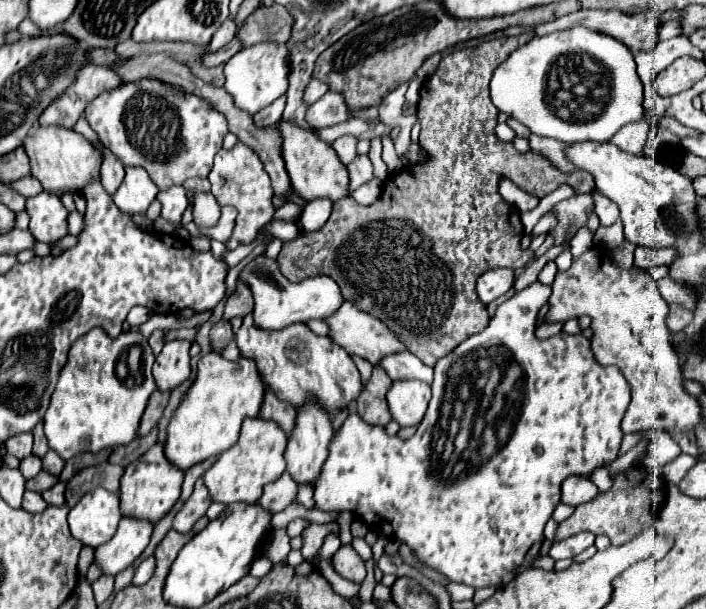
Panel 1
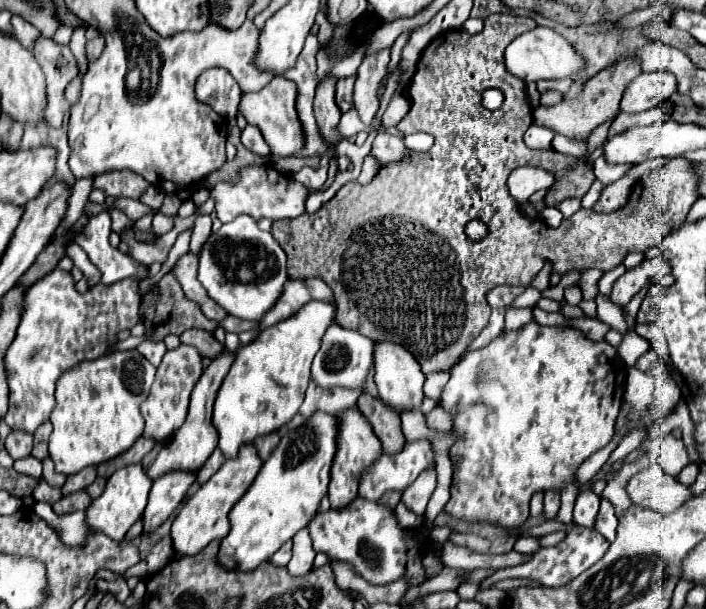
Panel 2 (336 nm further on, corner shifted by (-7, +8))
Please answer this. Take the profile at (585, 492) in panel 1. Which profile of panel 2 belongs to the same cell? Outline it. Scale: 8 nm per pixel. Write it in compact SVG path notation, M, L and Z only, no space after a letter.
M585 489L577 495L577 501L575 501L575 509L573 509L573 521L577 525L583 525L583 527L593 527L595 523L595 517L597 517L597 511L599 511L599 495L593 493L591 489Z

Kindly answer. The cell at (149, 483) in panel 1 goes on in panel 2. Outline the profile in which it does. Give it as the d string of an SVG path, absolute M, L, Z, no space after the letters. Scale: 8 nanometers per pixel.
M223 351L203 371L199 385L195 385L195 393L191 393L191 405L189 405L187 421L167 441L157 443L151 449L151 453L147 453L147 457L143 457L141 465L147 473L147 477L157 479L157 477L171 473L171 471L193 471L195 473L197 467L201 467L209 459L209 455L217 447L217 429L213 427L213 421L211 421L213 401L215 401L215 395L217 395L217 389L219 389L223 377L227 375L227 371L231 367L231 361L233 361L233 353Z

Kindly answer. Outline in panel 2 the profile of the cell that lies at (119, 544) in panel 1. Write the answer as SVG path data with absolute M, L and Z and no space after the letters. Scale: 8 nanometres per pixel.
M173 471L153 481L149 503L143 513L143 533L151 533L159 529L167 521L167 517L183 501L193 481L195 481L195 473L185 473L185 471Z

